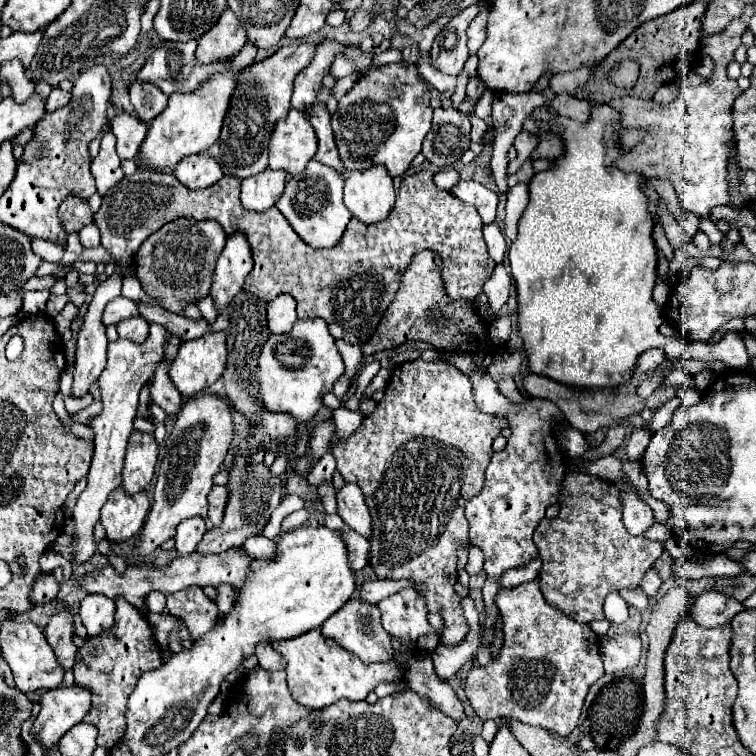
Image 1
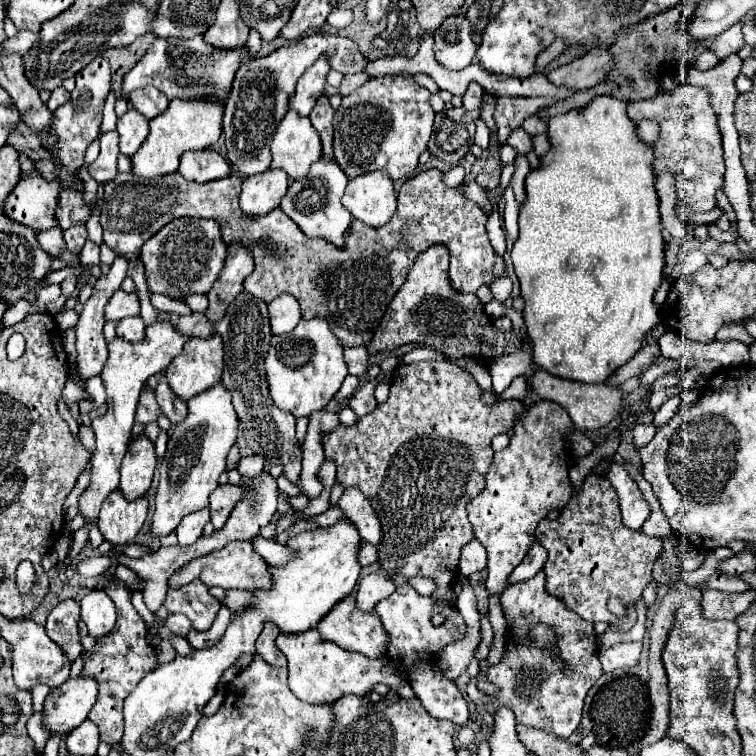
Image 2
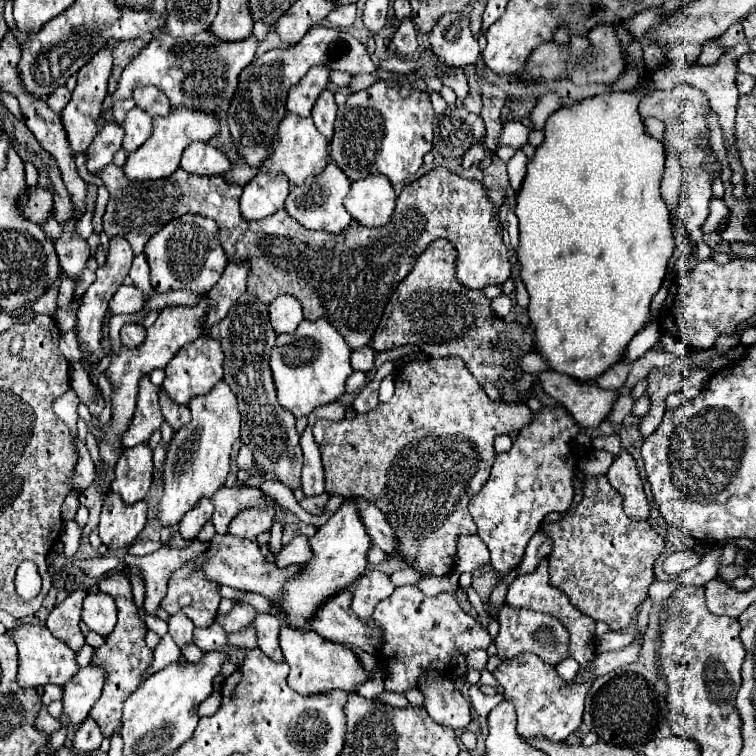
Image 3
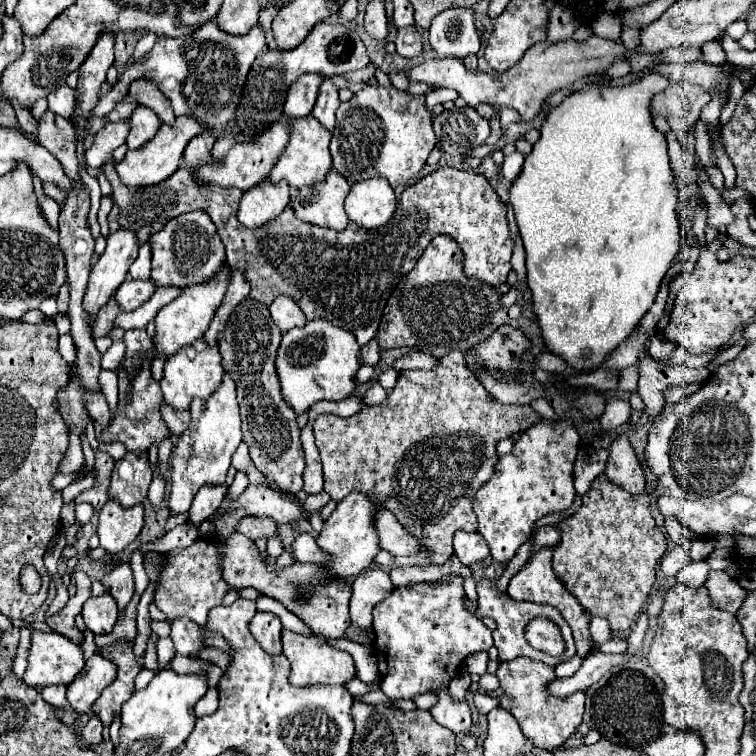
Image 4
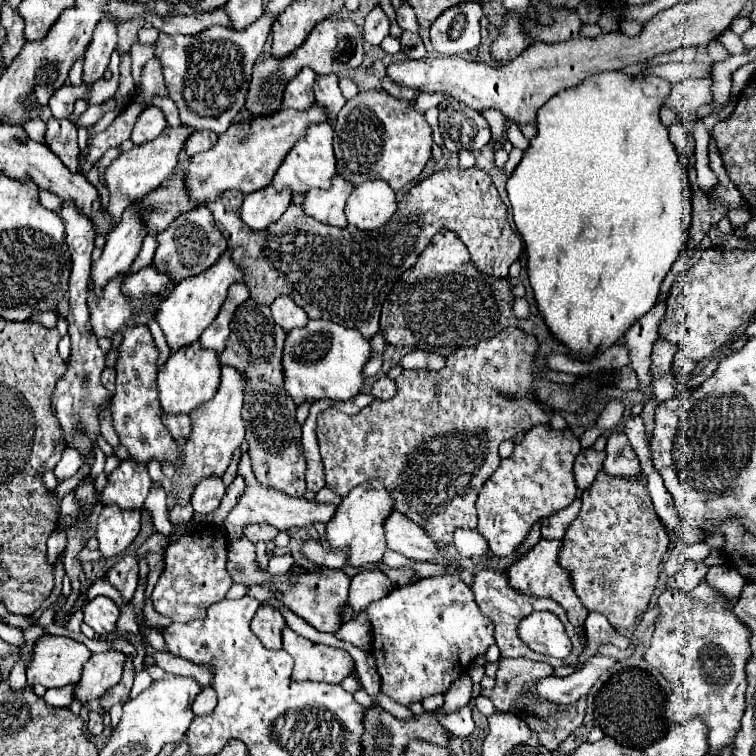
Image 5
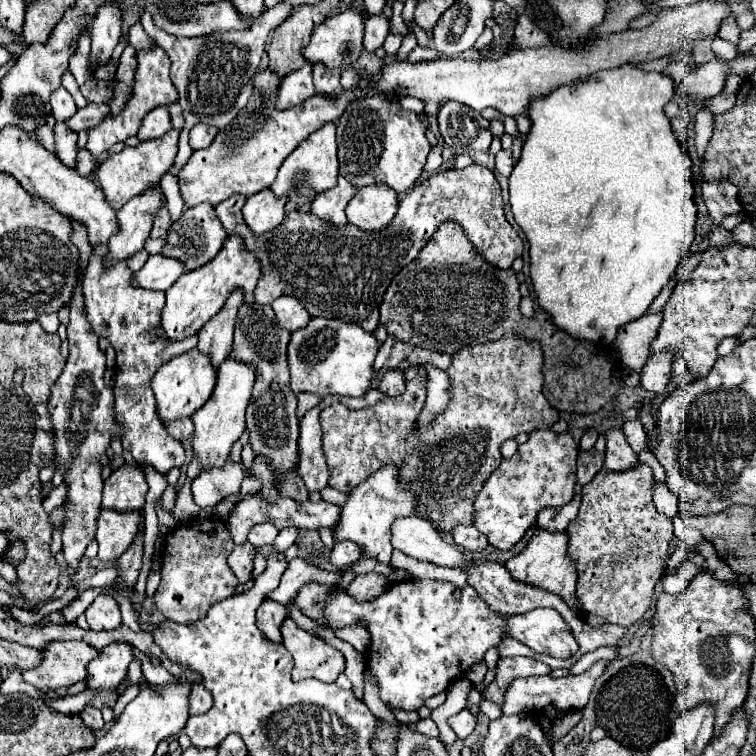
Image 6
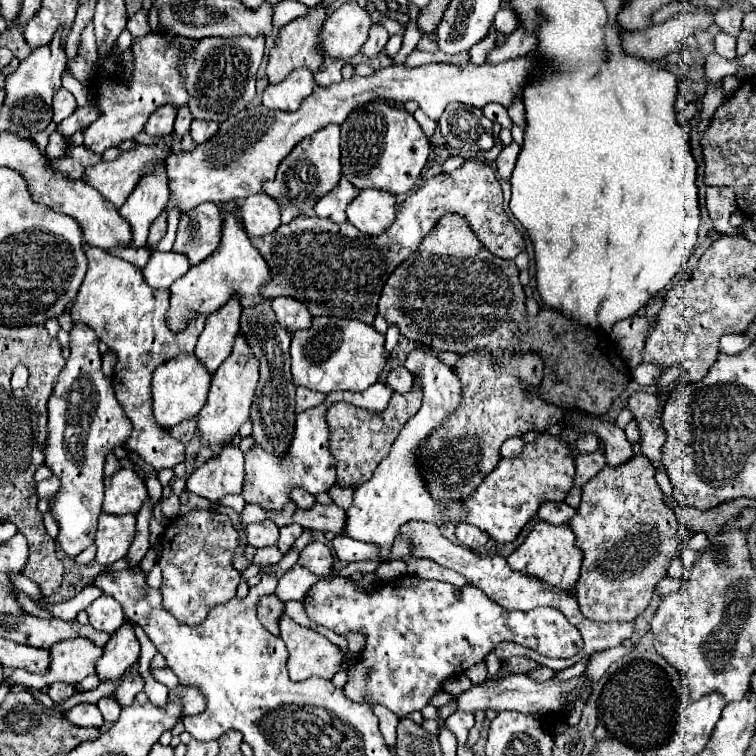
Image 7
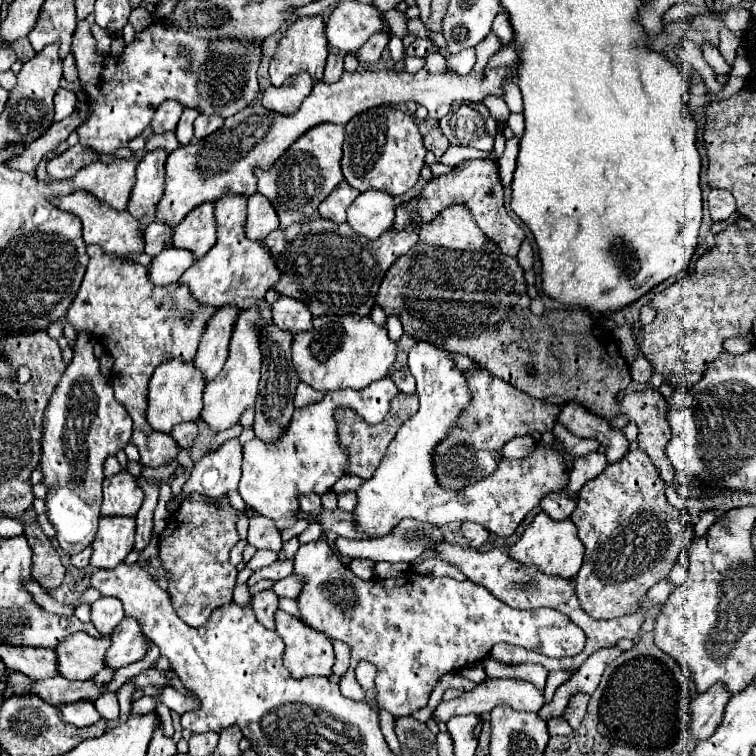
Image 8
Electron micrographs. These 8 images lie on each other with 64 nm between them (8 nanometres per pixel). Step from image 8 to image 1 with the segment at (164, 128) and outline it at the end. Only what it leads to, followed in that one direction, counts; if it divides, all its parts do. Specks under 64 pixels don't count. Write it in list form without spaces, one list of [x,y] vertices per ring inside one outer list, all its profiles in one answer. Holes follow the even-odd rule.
[[[118,114],[112,118],[112,132],[116,136],[116,150],[120,158],[134,158],[140,150],[142,140],[146,138],[148,126],[140,122],[138,116]]]

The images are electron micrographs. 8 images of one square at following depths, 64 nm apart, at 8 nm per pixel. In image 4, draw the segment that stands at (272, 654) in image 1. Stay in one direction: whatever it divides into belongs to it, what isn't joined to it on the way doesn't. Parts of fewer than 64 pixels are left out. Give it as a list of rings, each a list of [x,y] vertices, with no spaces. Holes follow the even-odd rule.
[[[256,612],[256,616],[250,622],[250,632],[268,654],[282,654],[282,642],[280,642],[282,622],[276,614]]]

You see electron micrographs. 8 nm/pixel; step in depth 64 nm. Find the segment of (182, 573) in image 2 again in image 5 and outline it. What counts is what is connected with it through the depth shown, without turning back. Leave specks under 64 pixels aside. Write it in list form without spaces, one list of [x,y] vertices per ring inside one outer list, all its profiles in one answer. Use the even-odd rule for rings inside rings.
[[[240,538],[238,542],[228,544],[228,562],[226,568],[234,582],[240,582],[244,586],[252,584],[268,584],[272,578],[268,572],[260,570],[256,564],[254,544],[248,538]],[[322,568],[318,572],[310,570],[304,576],[300,576],[296,586],[290,586],[288,580],[284,576],[278,576],[272,580],[272,590],[280,590],[282,592],[282,604],[286,608],[290,608],[294,614],[298,614],[300,618],[304,618],[308,624],[312,624],[316,630],[320,632],[336,632],[342,624],[340,618],[340,608],[346,606],[348,600],[348,586],[350,586],[350,576],[342,570],[330,570],[330,568]],[[328,596],[332,596],[332,600],[328,602]]]

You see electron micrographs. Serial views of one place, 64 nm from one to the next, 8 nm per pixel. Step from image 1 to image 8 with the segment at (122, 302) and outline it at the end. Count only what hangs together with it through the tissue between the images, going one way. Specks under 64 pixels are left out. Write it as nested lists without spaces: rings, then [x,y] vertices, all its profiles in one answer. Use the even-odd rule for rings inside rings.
[[[170,246],[152,258],[148,274],[152,276],[154,284],[168,286],[168,284],[178,282],[180,276],[184,274],[184,270],[190,268],[194,260],[196,260],[196,256],[192,256],[192,252]]]

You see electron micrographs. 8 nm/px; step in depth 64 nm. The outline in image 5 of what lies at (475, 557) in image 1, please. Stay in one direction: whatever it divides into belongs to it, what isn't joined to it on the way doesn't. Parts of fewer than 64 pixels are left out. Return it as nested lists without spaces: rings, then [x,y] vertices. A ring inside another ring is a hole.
[[[458,528],[454,532],[454,546],[462,556],[470,556],[470,558],[482,556],[488,550],[484,536],[480,536],[478,530],[470,530],[470,528]]]

